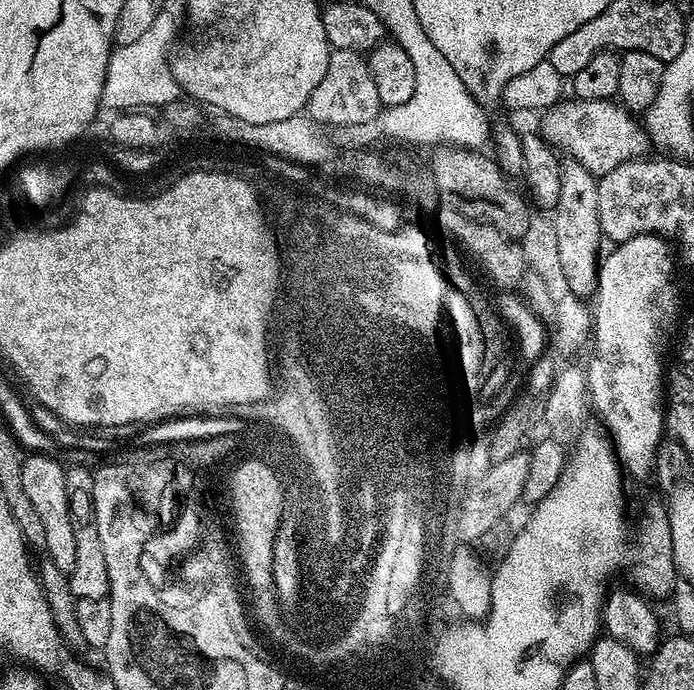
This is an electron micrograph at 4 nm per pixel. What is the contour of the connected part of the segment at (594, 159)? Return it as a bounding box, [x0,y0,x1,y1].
[539,98,649,178]

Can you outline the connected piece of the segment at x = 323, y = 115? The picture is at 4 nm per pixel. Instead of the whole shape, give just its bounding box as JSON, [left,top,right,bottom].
[306,51,381,126]

